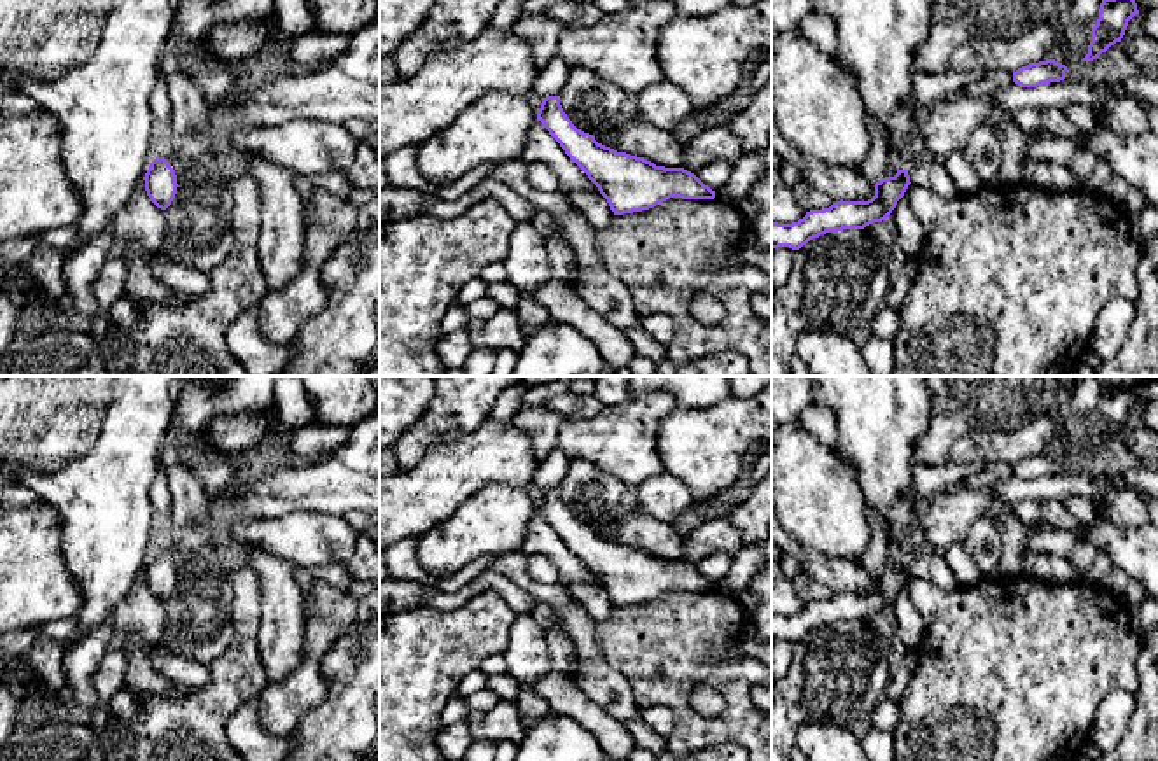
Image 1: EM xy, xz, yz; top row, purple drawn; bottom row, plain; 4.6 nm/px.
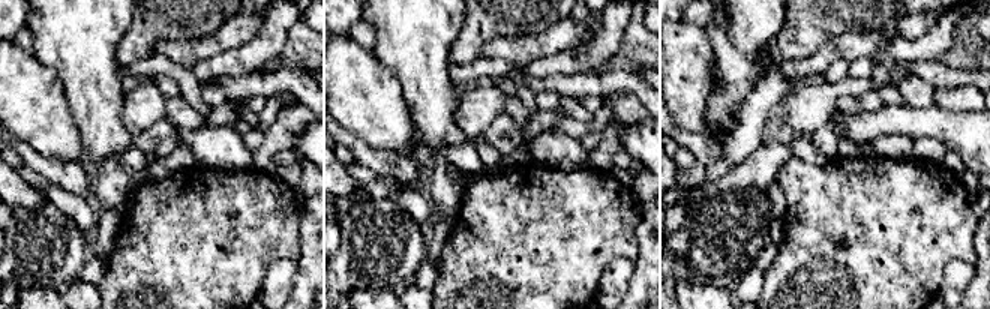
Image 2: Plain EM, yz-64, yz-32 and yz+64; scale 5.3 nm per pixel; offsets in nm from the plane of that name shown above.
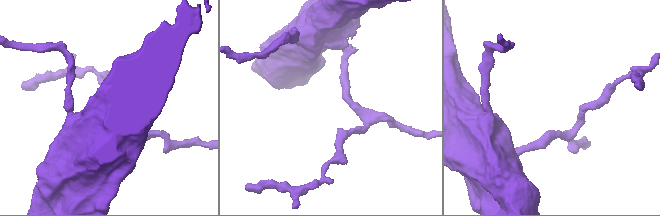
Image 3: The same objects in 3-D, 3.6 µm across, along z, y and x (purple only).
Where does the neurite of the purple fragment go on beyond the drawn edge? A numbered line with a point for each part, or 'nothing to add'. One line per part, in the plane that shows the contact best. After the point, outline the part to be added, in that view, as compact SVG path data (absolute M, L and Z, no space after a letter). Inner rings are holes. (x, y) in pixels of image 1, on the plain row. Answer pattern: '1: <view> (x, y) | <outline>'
nothing to add

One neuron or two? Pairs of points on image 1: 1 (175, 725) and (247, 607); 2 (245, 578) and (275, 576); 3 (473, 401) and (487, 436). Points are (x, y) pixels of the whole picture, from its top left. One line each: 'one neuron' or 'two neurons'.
1: one neuron
2: two neurons
3: two neurons

